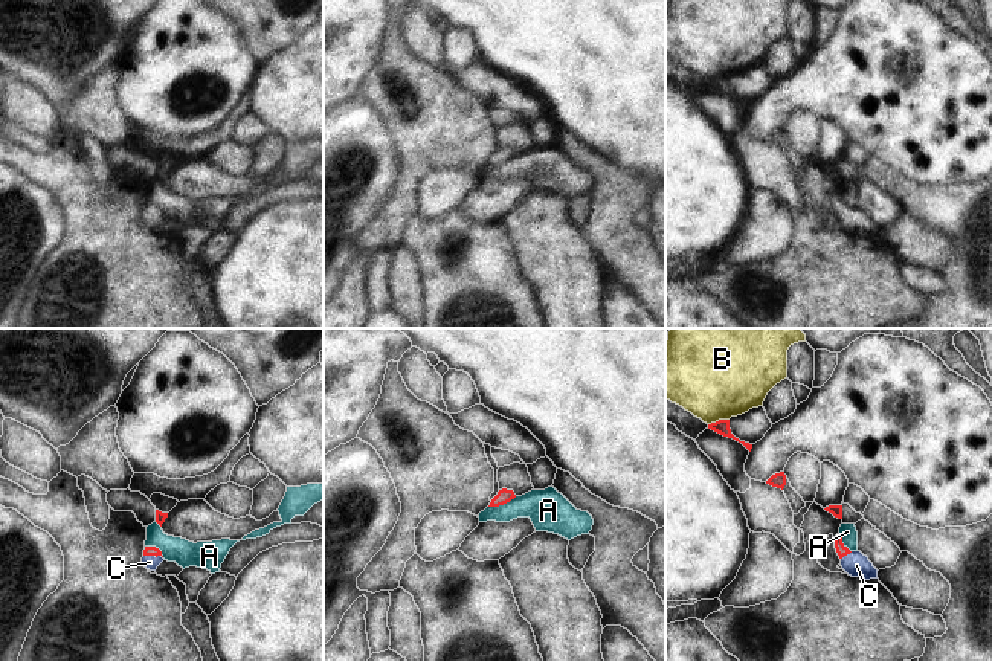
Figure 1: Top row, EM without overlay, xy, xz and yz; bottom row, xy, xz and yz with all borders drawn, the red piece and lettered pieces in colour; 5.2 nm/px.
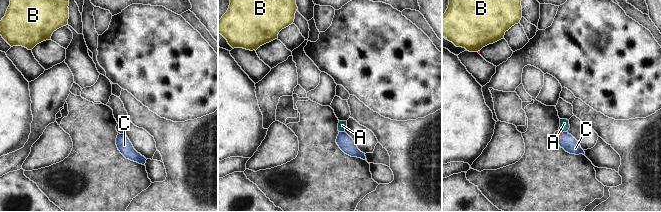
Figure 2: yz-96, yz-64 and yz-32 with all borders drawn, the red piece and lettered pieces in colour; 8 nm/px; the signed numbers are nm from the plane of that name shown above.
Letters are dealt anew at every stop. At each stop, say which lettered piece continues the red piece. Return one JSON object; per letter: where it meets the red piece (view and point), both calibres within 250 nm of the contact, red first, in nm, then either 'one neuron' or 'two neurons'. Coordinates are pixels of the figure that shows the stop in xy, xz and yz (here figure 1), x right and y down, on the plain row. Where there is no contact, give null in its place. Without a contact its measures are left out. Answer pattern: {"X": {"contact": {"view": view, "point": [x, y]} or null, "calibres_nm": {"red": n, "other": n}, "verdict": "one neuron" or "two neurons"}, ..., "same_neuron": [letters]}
{"A": {"contact": {"view": "xz", "point": [502, 162]}, "calibres_nm": {"red": 70, "other": 220}, "verdict": "two neurons"}, "B": {"contact": {"view": "yz", "point": [719, 78]}, "calibres_nm": {"red": 80, "other": 420}, "verdict": "two neurons"}, "C": {"contact": {"view": "xy", "point": [153, 212]}, "calibres_nm": {"red": 50, "other": 80}, "verdict": "one neuron"}, "same_neuron": ["C"]}

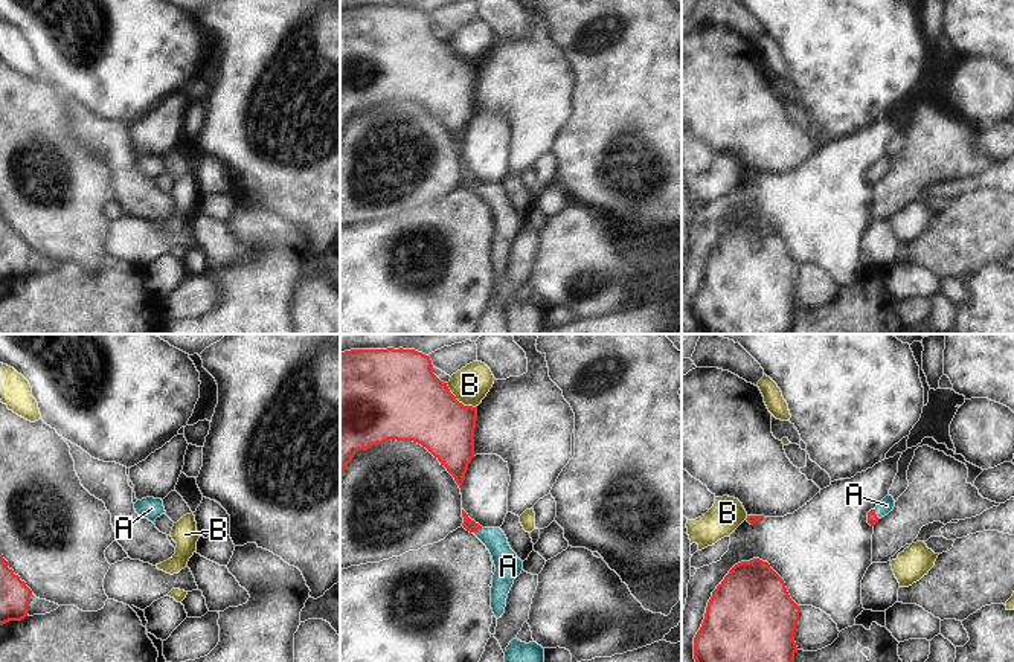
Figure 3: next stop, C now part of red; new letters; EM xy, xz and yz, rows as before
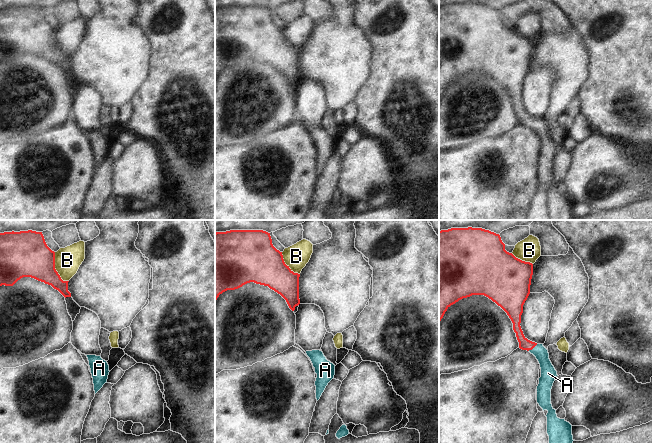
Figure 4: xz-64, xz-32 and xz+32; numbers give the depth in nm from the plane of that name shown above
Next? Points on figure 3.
{"A": {"contact": {"view": "xz", "point": [478, 188]}, "calibres_nm": {"red": 70, "other": 140}, "verdict": "one neuron"}, "B": {"contact": {"view": "xz", "point": [458, 60]}, "calibres_nm": {"red": 400, "other": 200}, "verdict": "two neurons"}, "same_neuron": ["A"]}

